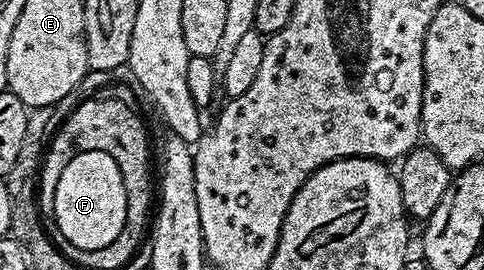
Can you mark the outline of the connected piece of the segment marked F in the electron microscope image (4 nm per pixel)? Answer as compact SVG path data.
M80 152L75 155L57 181L55 193L55 221L65 240L77 249L105 249L125 225L125 181L121 181L121 169L109 153Z

